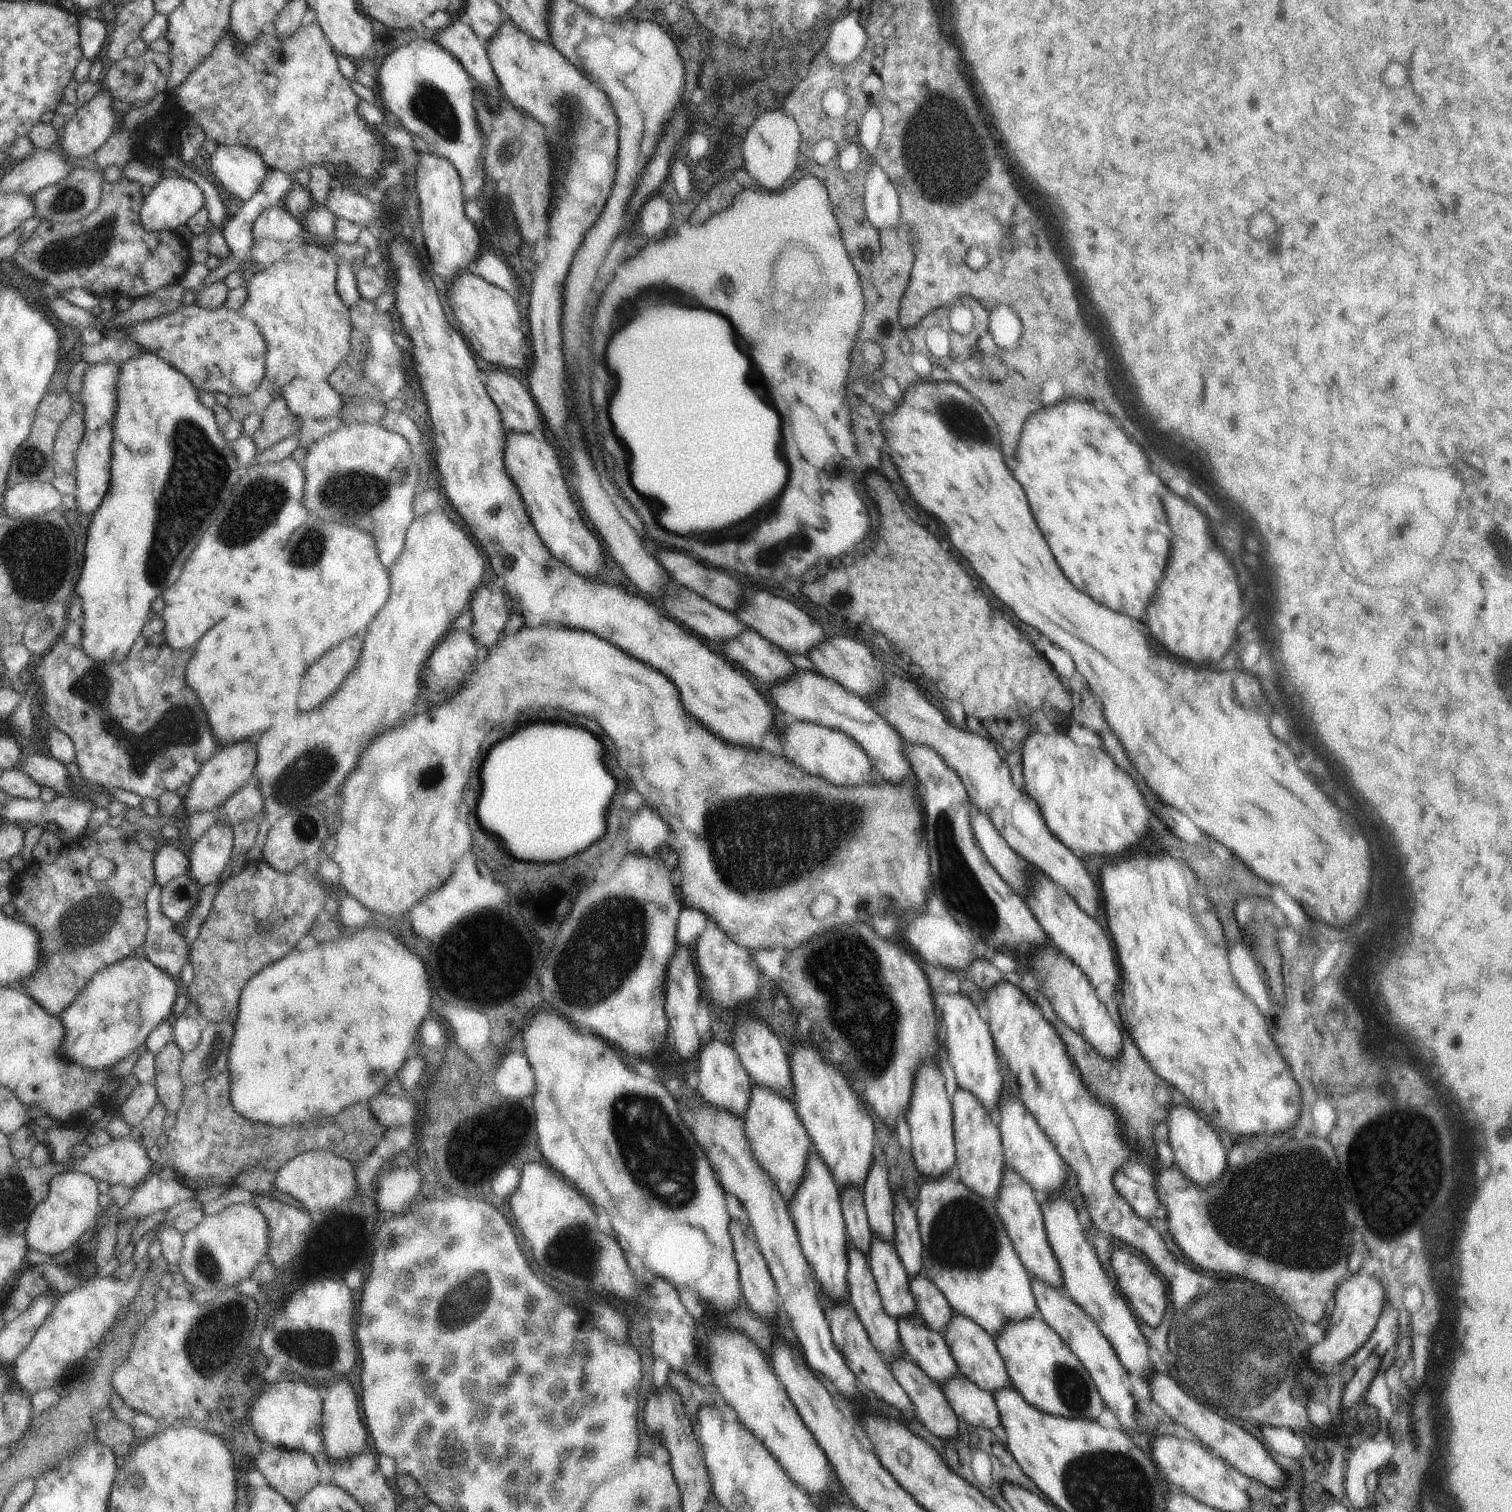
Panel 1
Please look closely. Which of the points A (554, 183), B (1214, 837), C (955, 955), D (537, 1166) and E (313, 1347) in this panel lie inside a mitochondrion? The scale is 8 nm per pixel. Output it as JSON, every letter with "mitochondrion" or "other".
{"A":"other","B":"other","C":"other","D":"other","E":"mitochondrion"}

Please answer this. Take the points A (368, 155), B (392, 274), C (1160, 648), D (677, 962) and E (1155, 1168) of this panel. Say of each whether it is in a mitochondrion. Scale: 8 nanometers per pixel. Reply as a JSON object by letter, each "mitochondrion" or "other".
{"A":"other","B":"other","C":"other","D":"other","E":"other"}

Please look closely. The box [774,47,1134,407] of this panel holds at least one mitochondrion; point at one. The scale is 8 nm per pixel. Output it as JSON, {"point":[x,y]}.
{"point":[940,132]}

